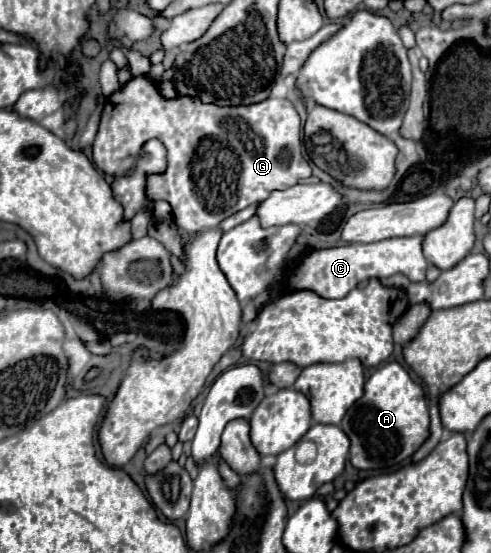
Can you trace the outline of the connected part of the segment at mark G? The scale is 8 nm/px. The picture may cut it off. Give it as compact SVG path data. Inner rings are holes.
M139 75L119 87L111 97L107 97L101 111L99 131L93 141L93 163L99 171L107 175L125 177L135 169L137 161L141 159L143 145L151 139L159 139L165 145L167 169L165 173L153 175L149 179L149 189L145 185L145 195L151 201L167 201L173 209L177 227L185 233L197 233L217 227L225 217L267 199L273 189L287 189L299 179L311 175L311 167L303 157L301 119L287 99L267 97L261 103L229 107L203 103L199 97L191 95L165 99L153 79L149 79L147 75Z

